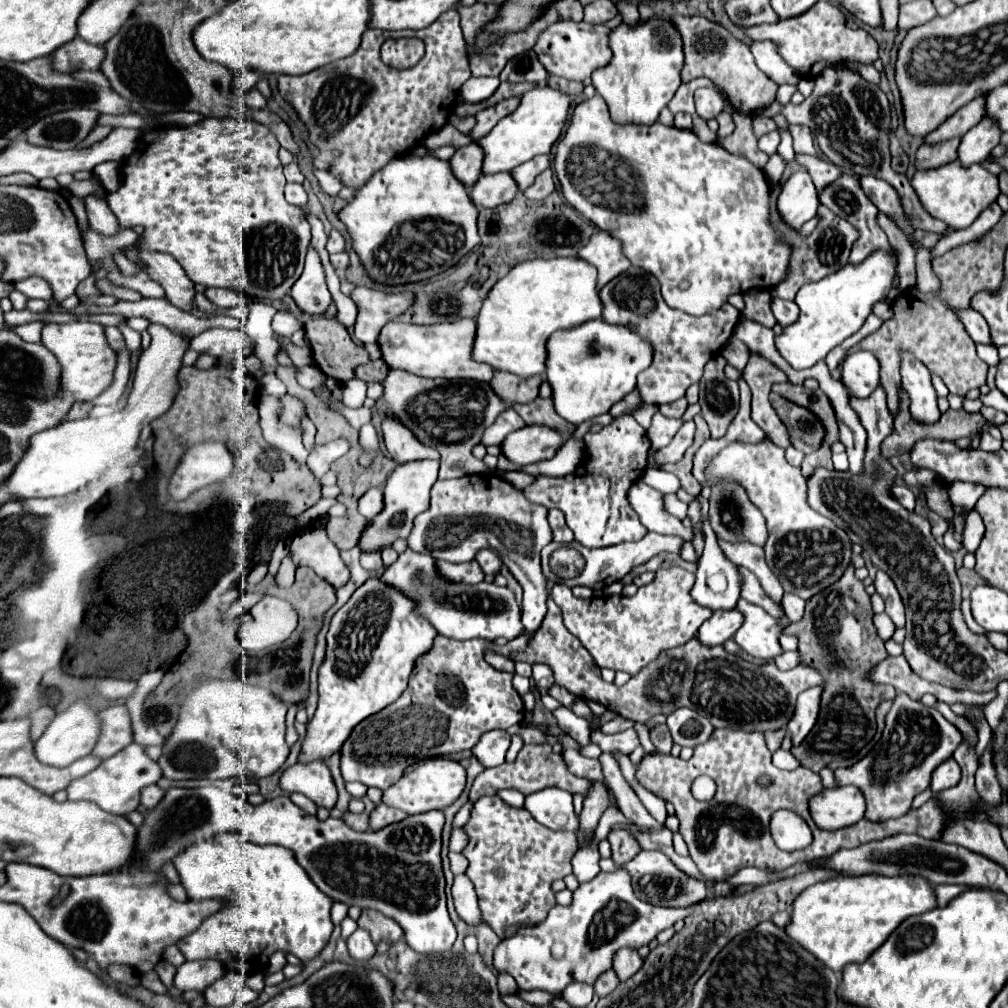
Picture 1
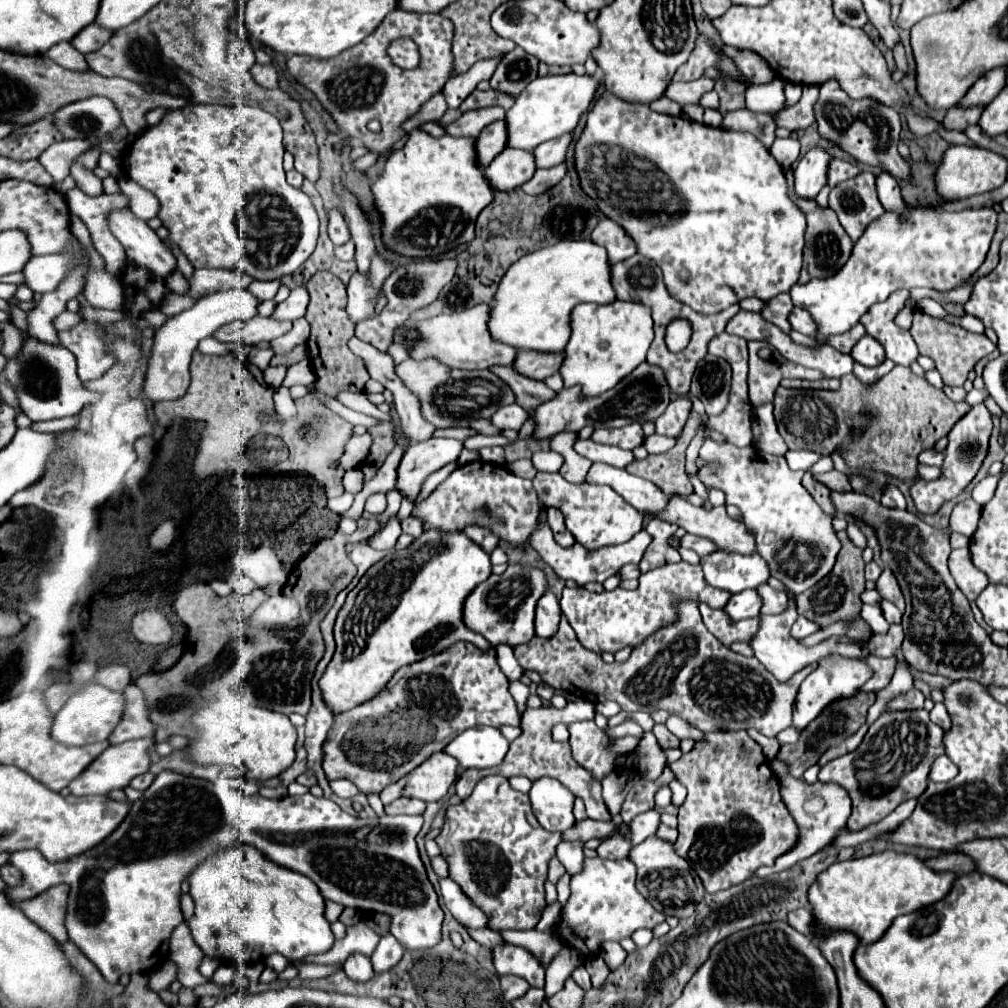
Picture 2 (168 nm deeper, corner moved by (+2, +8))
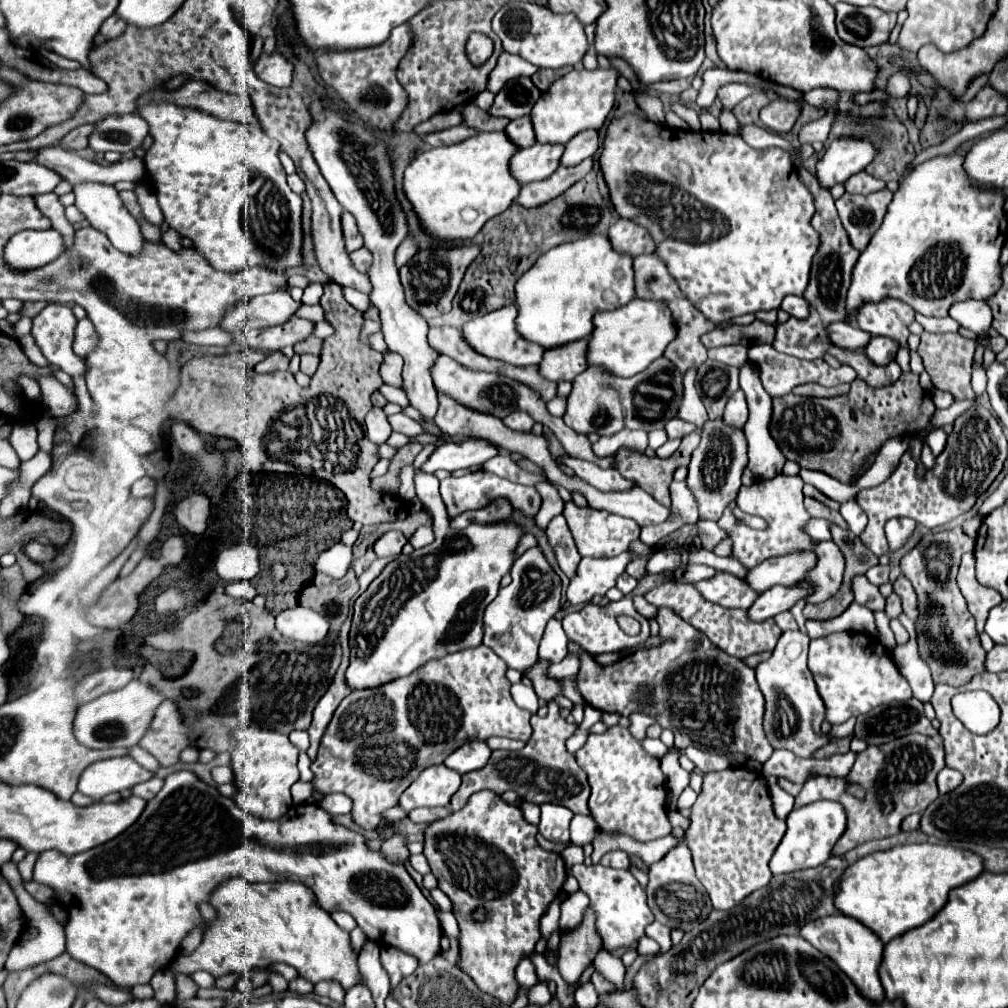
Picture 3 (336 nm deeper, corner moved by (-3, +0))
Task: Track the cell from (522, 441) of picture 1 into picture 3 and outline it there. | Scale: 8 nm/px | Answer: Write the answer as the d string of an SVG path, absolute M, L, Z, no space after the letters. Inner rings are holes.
M665 356L651 362L649 368L645 368L643 372L639 372L631 378L607 376L607 372L603 372L603 368L587 368L583 374L579 374L573 380L573 392L569 396L567 412L565 412L563 420L569 428L573 428L575 432L581 432L581 434L597 432L599 436L613 436L615 432L625 430L625 428L651 432L651 430L661 430L667 424L667 420L677 416L681 400L683 400L683 374Z

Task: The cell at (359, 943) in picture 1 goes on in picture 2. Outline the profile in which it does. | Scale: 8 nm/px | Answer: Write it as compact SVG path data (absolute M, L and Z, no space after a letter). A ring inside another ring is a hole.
M360 952L348 956L348 960L344 962L344 970L346 970L346 974L352 980L358 980L358 982L366 982L366 980L370 980L374 976L370 958L364 956L364 954L360 954Z

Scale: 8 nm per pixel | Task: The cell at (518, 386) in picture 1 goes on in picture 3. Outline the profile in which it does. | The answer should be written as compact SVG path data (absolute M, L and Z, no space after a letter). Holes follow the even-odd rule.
M587 338L549 348L541 360L541 374L549 380L573 380L587 370Z

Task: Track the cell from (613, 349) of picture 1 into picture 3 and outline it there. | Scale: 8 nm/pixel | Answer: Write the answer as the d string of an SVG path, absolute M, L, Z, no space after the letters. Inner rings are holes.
M635 298L617 310L597 312L593 324L595 330L589 340L587 362L589 366L601 364L615 376L635 376L637 372L645 370L653 360L663 356L667 344L677 336L671 310L661 300Z

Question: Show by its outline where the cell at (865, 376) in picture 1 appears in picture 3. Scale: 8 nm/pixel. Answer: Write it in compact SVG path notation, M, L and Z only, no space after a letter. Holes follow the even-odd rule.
M875 336L871 338L865 354L871 358L871 362L879 364L879 366L887 366L895 354L899 350L899 344L895 344L895 340L887 338L887 336Z

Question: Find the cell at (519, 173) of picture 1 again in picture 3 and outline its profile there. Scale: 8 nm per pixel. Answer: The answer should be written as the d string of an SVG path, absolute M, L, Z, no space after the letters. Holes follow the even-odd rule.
M583 130L565 144L561 158L563 166L575 166L585 158L591 158L599 150L599 130Z

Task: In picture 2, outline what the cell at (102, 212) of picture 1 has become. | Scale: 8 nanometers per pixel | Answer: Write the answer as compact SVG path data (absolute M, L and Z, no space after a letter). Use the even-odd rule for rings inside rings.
M74 164L74 166L70 168L70 174L74 176L76 186L78 186L82 192L86 192L88 196L100 196L100 194L104 194L104 190L102 190L102 180L100 180L98 176L94 176L92 170L86 170L86 168Z

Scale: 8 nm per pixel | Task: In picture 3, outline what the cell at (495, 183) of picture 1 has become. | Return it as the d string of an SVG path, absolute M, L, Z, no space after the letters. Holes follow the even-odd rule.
M533 144L511 158L511 174L521 182L537 182L549 178L563 156L563 144Z

